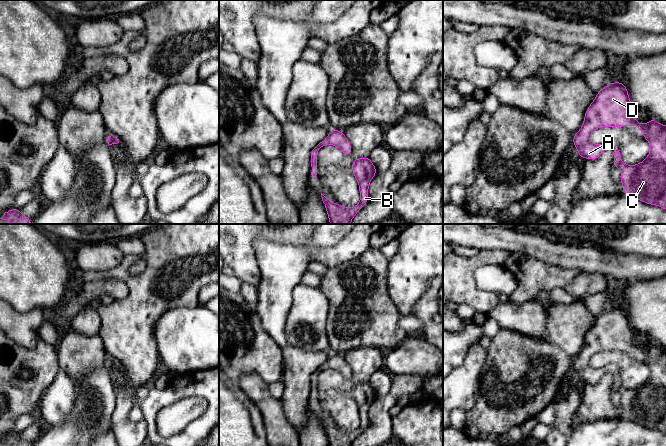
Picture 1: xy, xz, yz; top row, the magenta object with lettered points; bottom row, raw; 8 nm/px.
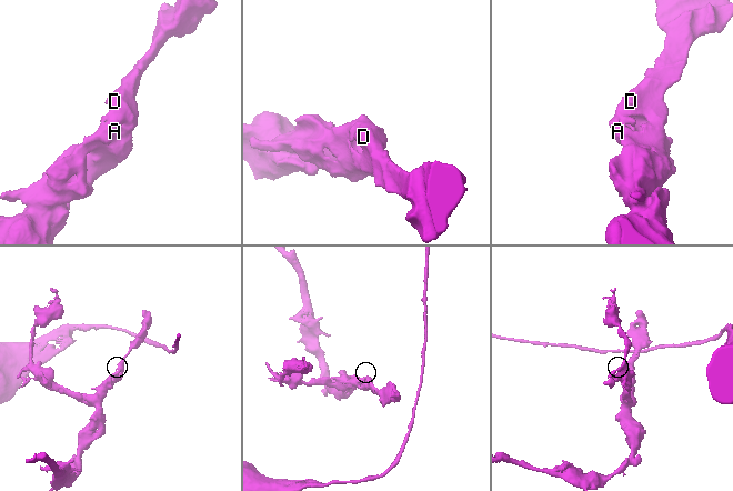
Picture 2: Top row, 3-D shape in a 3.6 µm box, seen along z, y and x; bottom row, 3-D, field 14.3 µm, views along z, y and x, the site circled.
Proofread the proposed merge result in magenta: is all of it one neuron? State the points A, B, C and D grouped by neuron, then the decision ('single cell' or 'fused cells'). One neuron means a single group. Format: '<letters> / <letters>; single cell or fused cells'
A B C D; single cell

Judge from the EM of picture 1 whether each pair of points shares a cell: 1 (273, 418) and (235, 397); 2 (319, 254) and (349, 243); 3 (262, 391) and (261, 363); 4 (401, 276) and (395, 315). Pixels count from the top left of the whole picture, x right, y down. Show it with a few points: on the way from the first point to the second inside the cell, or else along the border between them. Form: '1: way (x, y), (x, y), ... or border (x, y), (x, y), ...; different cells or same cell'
1: border (237, 382), (240, 389), (251, 400); different cells
2: way (326, 254), (336, 254), (342, 250); same cell
3: border (238, 380), (247, 374), (256, 373), (268, 385); different cells
4: border (387, 284), (387, 292), (402, 314); different cells

